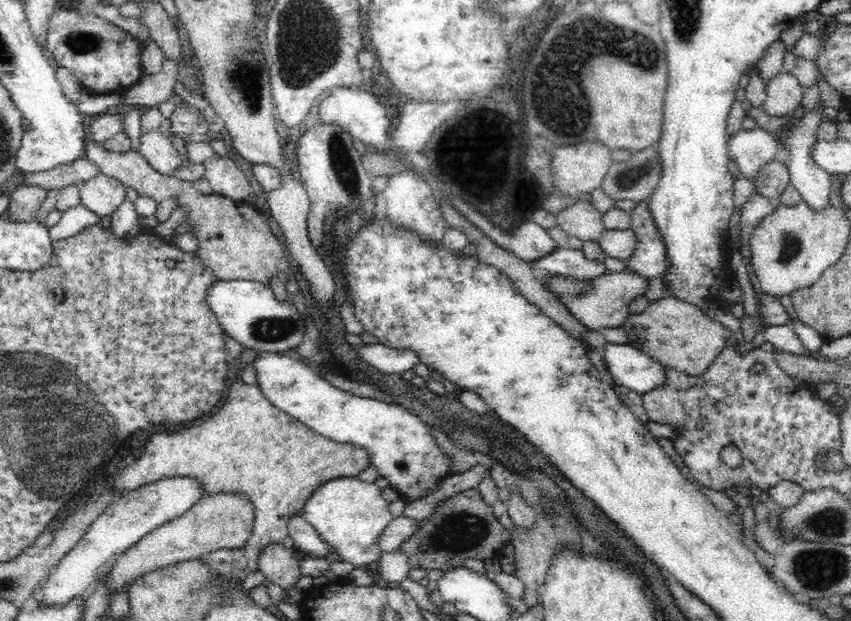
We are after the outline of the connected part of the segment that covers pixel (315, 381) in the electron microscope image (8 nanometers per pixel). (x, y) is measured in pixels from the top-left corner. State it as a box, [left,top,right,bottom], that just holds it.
[252,352,450,501]

